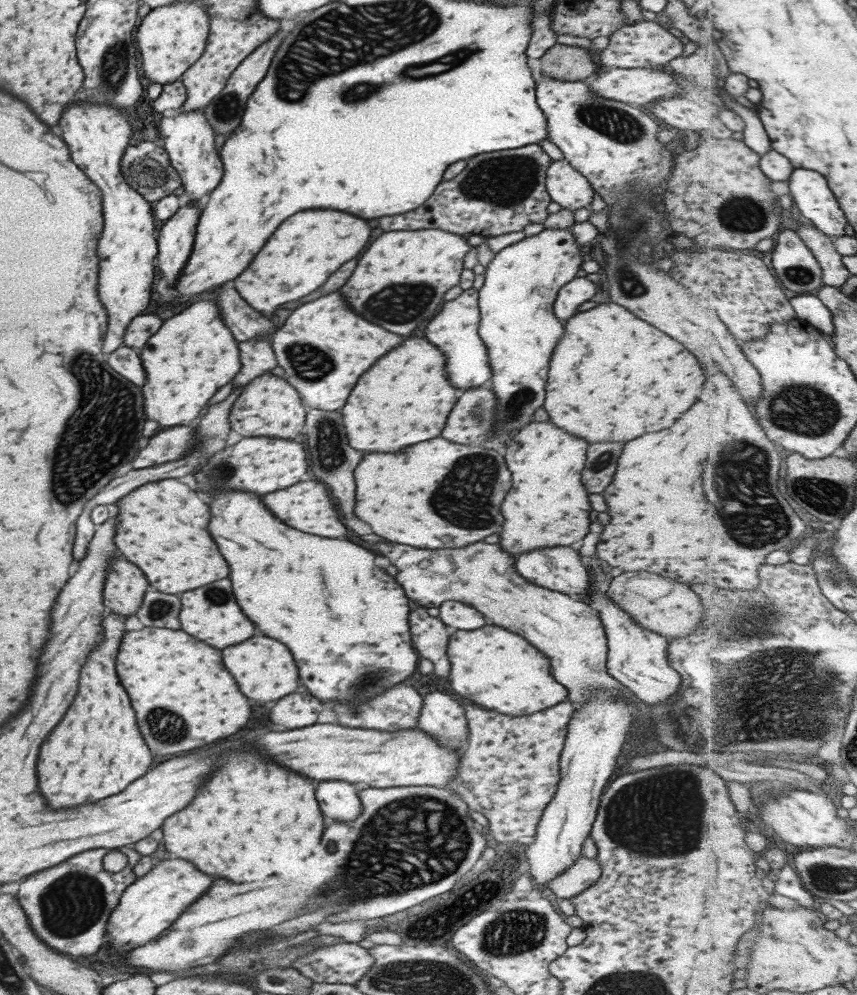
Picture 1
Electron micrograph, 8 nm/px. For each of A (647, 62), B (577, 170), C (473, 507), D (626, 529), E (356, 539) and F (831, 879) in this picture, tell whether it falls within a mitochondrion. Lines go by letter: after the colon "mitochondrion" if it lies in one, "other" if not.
A: other
B: other
C: mitochondrion
D: other
E: other
F: mitochondrion

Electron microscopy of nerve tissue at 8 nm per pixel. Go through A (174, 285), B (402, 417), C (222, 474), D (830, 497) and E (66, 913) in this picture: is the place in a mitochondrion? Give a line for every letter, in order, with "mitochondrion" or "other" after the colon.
A: other
B: other
C: mitochondrion
D: mitochondrion
E: mitochondrion

